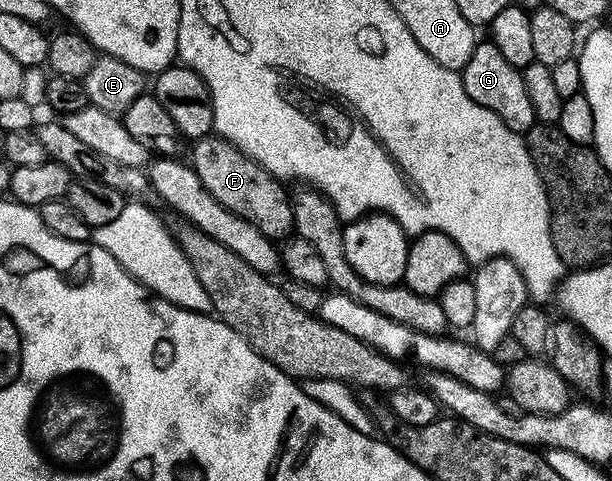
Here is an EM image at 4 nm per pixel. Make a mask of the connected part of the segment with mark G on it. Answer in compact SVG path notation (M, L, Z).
M491 40L477 41L474 52L470 52L470 60L466 60L460 74L462 84L466 88L466 96L474 100L474 104L482 104L482 108L490 108L506 128L521 136L527 135L528 130L537 125L534 108L530 104L530 96L526 96L526 84L521 67L509 64L502 52L494 48Z

